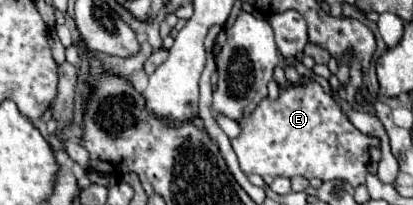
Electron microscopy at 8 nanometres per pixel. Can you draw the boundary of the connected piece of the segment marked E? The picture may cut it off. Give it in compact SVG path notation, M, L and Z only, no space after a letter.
M357 57L351 59L349 83L339 85L339 89L333 93L325 93L325 89L315 79L305 75L301 75L297 83L285 81L277 99L265 97L255 107L255 113L251 113L251 117L243 117L243 121L237 121L241 133L239 137L231 139L231 145L243 173L257 173L267 185L271 185L275 177L291 179L295 175L307 179L317 177L321 181L343 179L349 181L353 187L365 185L369 149L379 147L379 139L355 129L347 113L335 101L335 95L339 95L355 111L367 113L371 111L371 107L365 101L357 101L357 93L361 89L363 73Z

